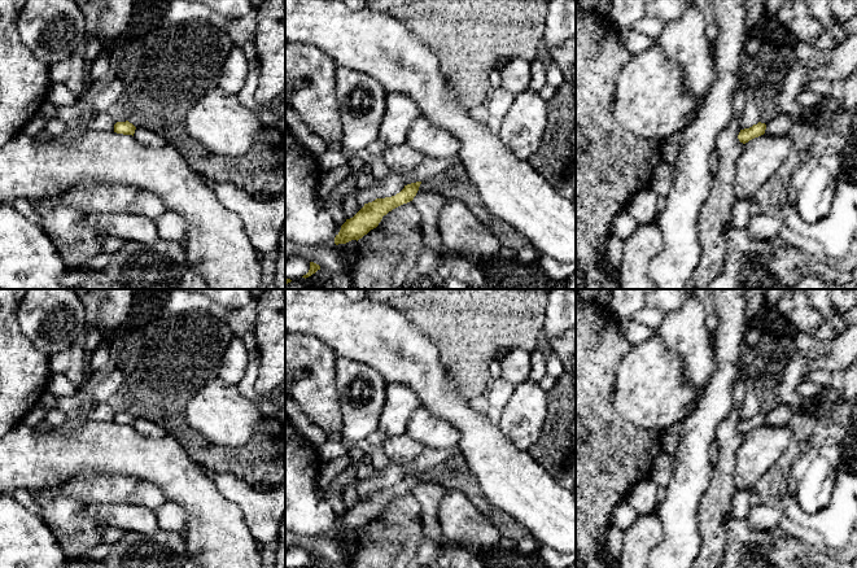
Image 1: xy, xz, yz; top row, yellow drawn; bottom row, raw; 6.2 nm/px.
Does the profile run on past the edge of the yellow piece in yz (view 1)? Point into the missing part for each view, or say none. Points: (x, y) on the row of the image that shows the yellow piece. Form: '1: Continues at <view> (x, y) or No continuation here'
1: No continuation here

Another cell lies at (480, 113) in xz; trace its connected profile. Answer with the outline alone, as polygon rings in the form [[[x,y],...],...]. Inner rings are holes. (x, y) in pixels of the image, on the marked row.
[[[486,104],[476,106],[476,108],[471,108],[468,109],[468,113],[475,121],[478,121],[481,123],[487,123],[490,117]]]

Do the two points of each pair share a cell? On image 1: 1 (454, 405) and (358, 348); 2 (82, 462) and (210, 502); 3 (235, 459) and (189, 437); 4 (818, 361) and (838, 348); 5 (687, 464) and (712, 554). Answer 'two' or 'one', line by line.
1: one
2: one
3: one
4: one
5: two

